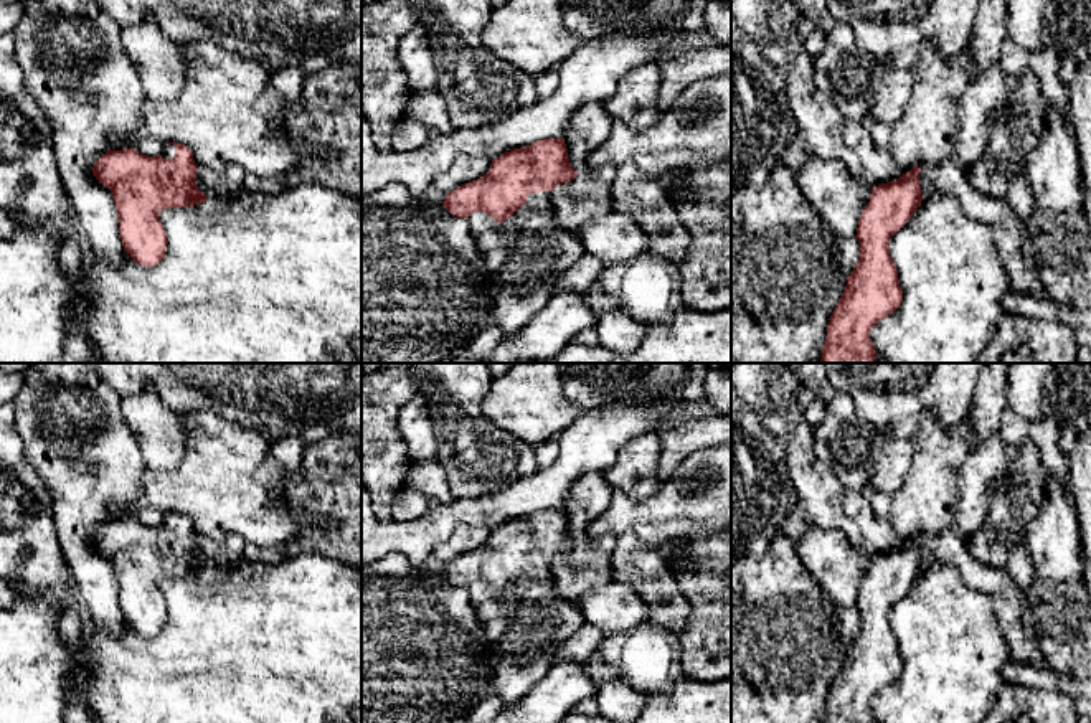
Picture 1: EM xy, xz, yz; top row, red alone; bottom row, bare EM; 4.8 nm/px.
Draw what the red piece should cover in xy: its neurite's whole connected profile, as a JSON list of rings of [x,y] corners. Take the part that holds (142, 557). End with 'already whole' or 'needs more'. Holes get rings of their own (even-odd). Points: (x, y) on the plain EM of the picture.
[[[170,512],[162,525],[147,527],[134,518],[107,520],[92,545],[112,561],[124,621],[140,636],[157,636],[167,619],[158,589],[165,578],[187,578],[206,571],[196,556],[191,520]]]; needs more

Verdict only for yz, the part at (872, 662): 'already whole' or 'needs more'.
already whole

